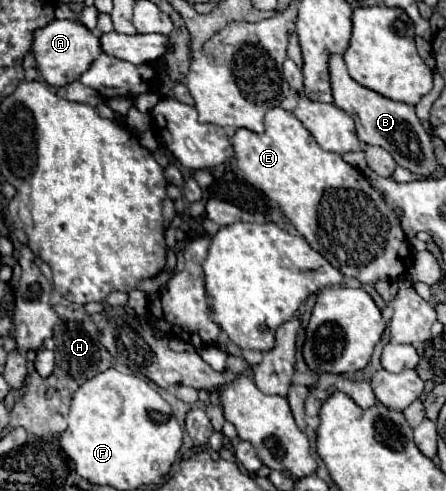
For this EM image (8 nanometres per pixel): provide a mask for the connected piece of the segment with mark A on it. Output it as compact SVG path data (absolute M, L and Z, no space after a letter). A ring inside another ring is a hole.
M54 20L48 26L38 28L34 32L32 54L36 60L36 70L40 74L40 80L46 82L48 86L62 88L78 80L78 76L86 72L86 68L90 68L90 64L100 54L100 44L98 38L84 24L78 24L74 20Z

